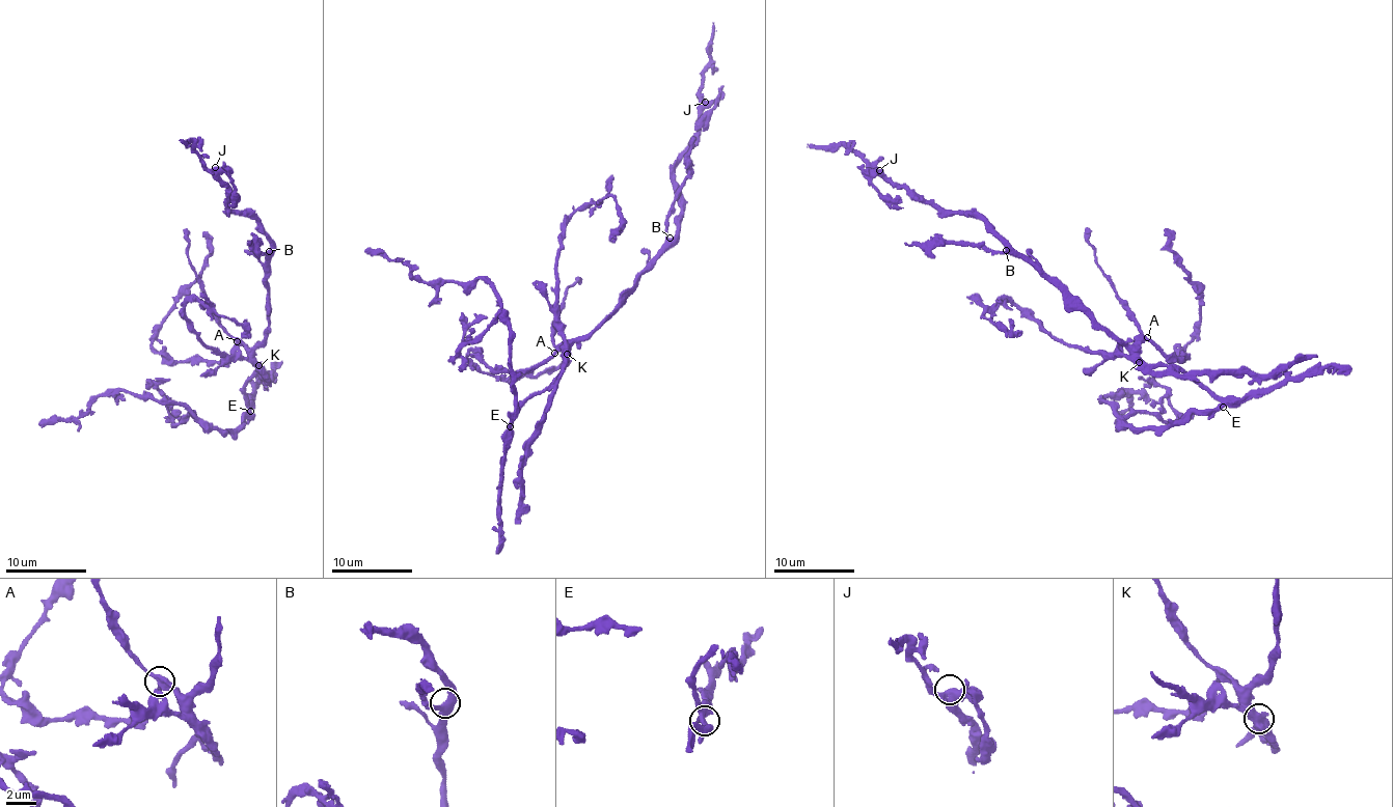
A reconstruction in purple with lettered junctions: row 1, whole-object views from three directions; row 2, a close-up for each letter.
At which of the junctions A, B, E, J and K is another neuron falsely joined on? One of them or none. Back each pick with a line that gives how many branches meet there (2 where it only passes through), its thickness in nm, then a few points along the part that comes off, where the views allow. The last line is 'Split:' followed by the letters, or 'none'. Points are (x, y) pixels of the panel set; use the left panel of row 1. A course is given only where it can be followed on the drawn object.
K: 2 | 750 nm | (260, 365), (245, 389), (251, 417), (237, 428), (124, 391), (98, 397), (75, 419), (38, 425)
Split: K

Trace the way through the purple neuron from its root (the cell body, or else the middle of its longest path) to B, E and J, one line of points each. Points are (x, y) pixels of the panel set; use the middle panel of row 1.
B: (569, 350), (610, 314), (633, 286), (638, 272), (661, 252), (662, 244), (670, 238)
E: (569, 350), (567, 366), (549, 384), (525, 400), (510, 426)
J: (569, 350), (610, 314), (633, 286), (638, 272), (674, 238), (682, 212), (675, 162), (688, 149), (705, 102)

